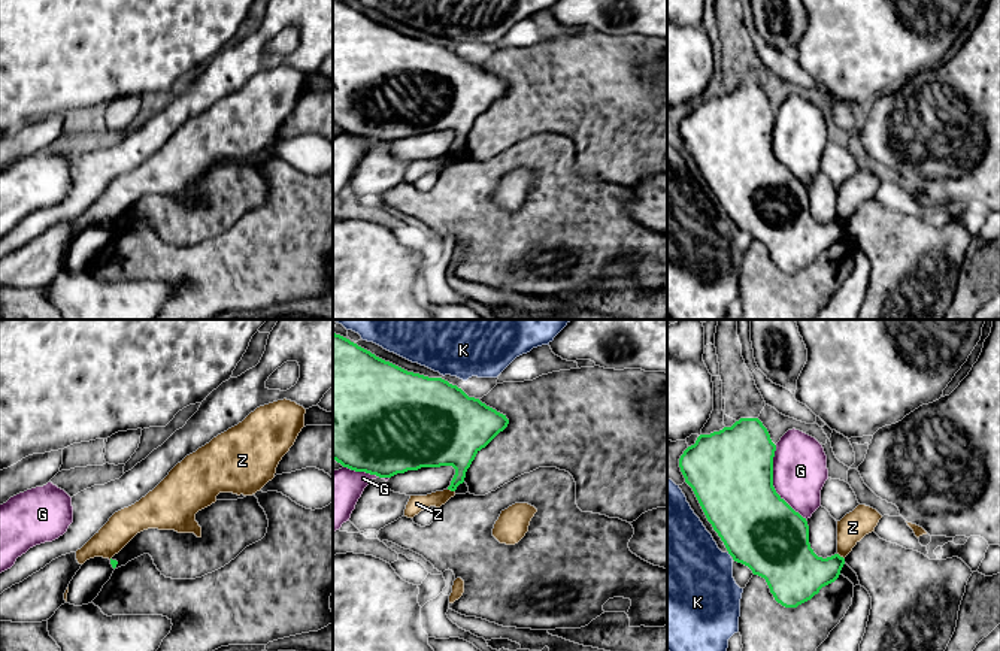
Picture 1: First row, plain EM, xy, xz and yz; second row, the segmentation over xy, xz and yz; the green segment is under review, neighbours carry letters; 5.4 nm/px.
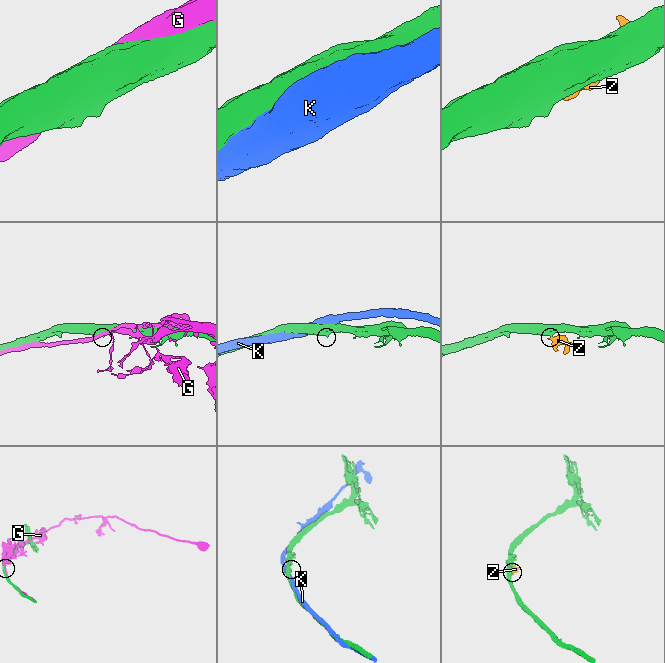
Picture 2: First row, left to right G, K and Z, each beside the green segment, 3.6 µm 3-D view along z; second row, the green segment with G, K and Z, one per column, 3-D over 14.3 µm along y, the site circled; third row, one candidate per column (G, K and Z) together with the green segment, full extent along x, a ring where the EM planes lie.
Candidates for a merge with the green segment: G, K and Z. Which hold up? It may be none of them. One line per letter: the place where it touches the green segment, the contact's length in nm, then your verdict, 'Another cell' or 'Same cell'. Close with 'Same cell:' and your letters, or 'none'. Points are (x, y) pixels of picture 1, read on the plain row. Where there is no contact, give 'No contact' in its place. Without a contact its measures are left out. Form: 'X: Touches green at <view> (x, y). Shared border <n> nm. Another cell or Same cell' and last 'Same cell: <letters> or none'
G: Touches green at yz (772, 150). Shared border 440 nm. Another cell
K: Touches green at yz (730, 220). Shared border 40 nm. Another cell
Z: Touches green at xz (451, 156). Shared border 40 nm. Another cell
Same cell: none

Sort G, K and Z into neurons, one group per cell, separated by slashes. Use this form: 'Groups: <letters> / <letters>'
Groups: G / K / Z

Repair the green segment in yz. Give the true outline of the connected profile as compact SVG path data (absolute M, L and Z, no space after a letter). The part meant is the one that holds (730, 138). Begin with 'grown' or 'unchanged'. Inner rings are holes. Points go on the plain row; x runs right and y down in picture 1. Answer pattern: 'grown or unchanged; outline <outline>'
unchanged; outline M740 84L731 93L700 100L681 121L679 133L733 225L764 243L778 269L797 273L839 243L845 224L839 219L822 224L810 214L806 184L773 152L775 116L758 84Z

